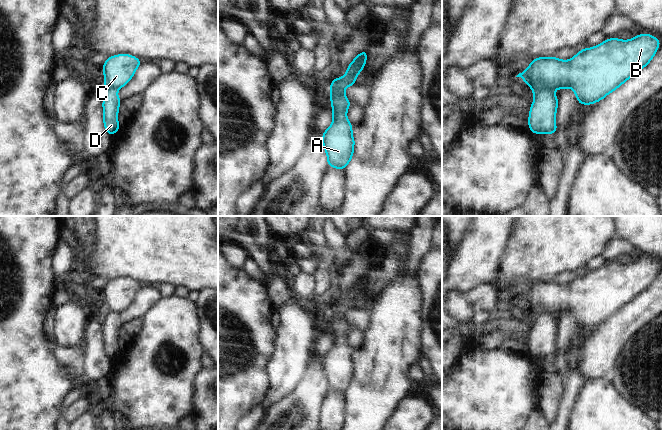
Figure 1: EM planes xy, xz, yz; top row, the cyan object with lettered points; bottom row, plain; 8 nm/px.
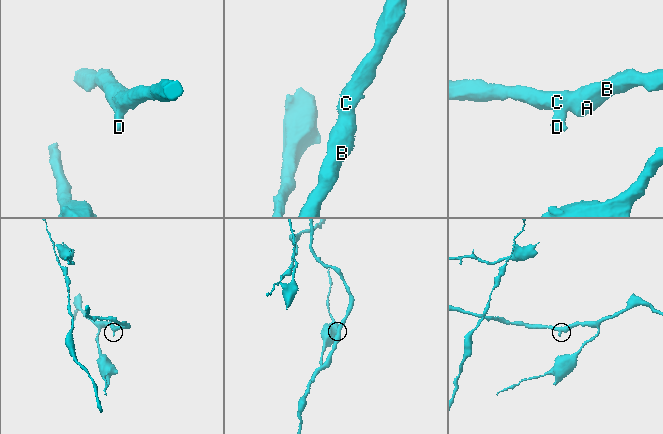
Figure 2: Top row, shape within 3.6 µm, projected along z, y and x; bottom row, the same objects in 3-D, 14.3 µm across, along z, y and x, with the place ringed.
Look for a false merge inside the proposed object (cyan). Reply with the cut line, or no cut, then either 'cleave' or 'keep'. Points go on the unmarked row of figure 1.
yz (552, 314), (537, 312), (533, 315) | cleave

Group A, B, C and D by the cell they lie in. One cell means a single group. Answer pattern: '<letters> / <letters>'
A B C / D

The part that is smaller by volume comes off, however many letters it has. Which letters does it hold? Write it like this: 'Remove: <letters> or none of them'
Remove: D

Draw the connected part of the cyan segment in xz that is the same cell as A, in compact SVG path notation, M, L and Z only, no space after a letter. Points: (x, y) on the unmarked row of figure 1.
M367 274L359 277L346 293L343 302L338 300L330 307L330 313L337 313L339 319L330 320L332 328L332 348L322 358L321 366L327 377L328 391L344 394L353 381L355 363L352 359L353 350L347 343L347 334L351 326L345 320L345 312L354 310L356 301L365 292Z

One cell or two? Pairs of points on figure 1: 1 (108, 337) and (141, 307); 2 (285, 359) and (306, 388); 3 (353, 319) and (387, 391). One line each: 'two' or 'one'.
1: one
2: two
3: two

